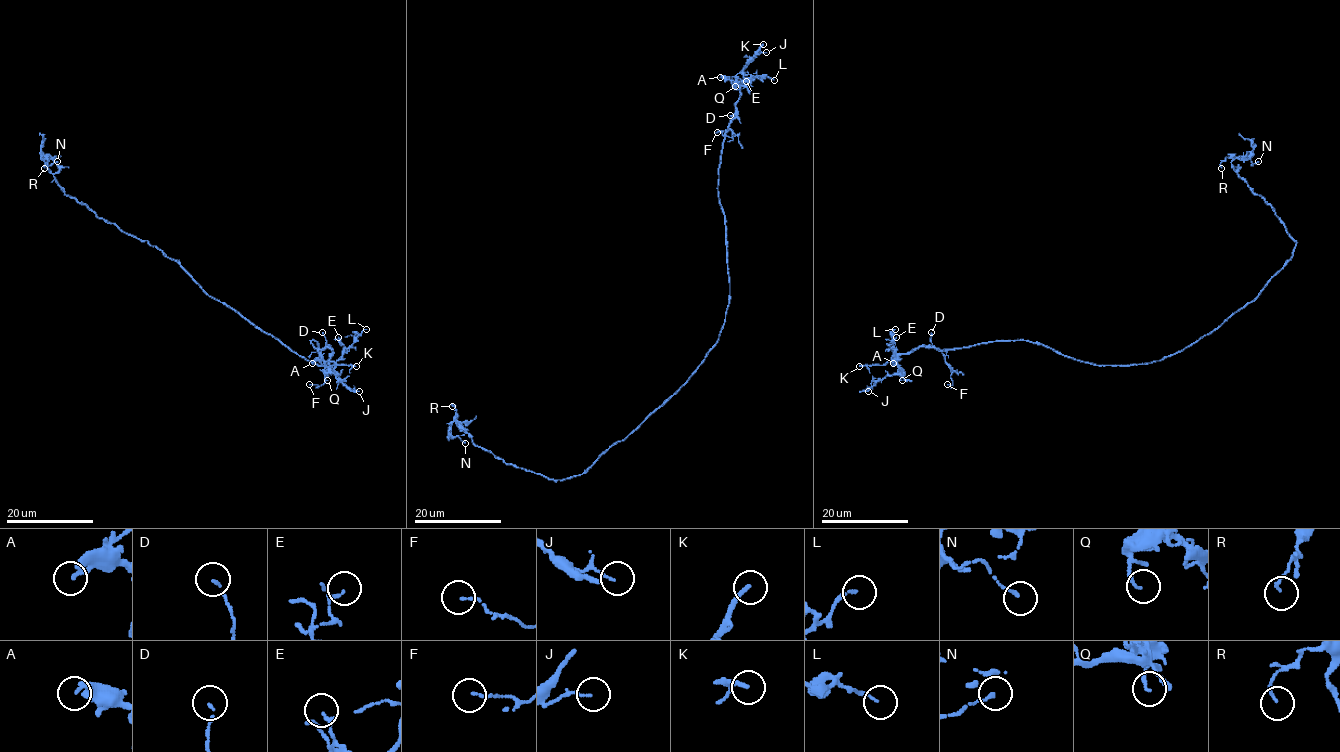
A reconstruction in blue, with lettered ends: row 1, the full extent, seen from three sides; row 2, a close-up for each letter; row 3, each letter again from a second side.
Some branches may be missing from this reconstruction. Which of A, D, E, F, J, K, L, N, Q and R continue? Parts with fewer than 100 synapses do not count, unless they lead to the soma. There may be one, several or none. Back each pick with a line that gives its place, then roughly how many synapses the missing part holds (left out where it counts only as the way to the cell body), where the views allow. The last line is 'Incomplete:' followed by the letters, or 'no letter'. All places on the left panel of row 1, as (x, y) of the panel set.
K: (356, 366)
Incomplete: K

